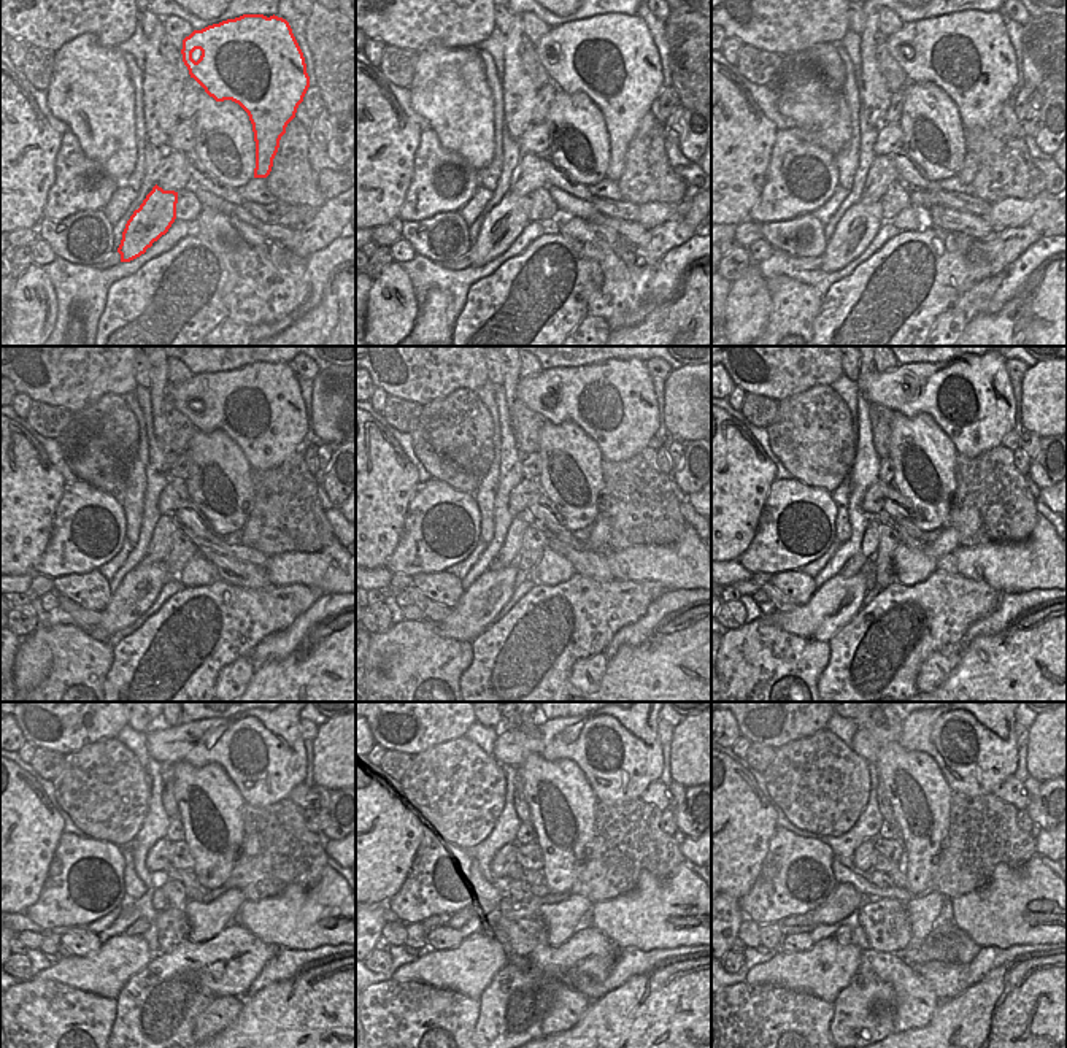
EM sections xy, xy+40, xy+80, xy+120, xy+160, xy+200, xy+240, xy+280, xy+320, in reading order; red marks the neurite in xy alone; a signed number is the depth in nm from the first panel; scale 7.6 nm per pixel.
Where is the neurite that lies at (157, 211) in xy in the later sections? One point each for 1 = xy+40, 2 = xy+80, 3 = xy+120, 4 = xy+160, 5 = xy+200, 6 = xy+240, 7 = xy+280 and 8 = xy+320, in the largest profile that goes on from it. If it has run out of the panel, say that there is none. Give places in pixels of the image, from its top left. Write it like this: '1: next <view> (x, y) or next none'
1: next xy+40 (505, 223)
2: next xy+80 (859, 224)
3: next xy+120 (142, 586)
4: next xy+160 (489, 593)
5: next xy+200 (834, 604)
6: next xy+240 (107, 972)
7: next xy+280 (469, 969)
8: next xy+320 (824, 969)

